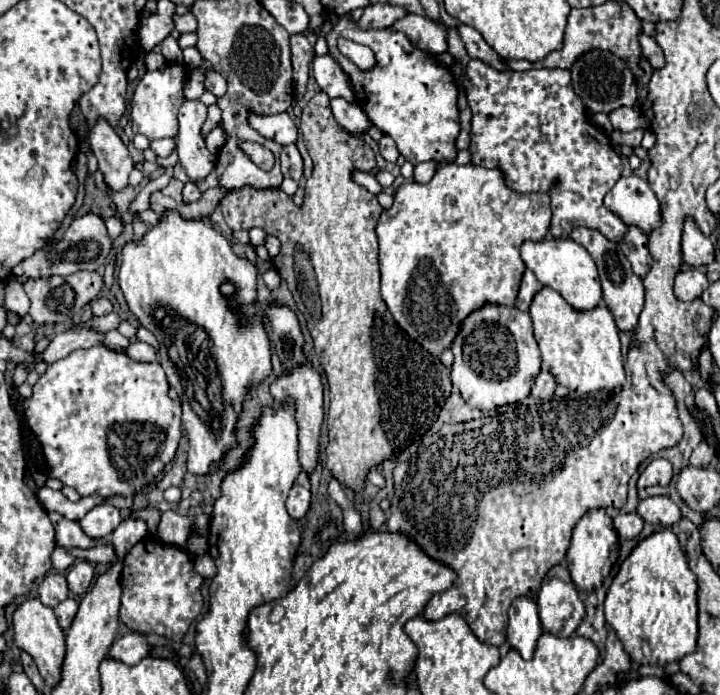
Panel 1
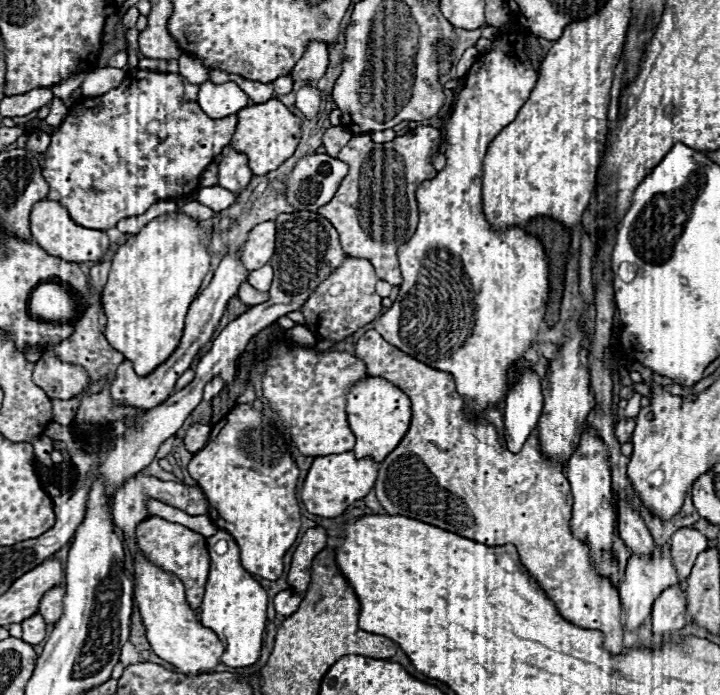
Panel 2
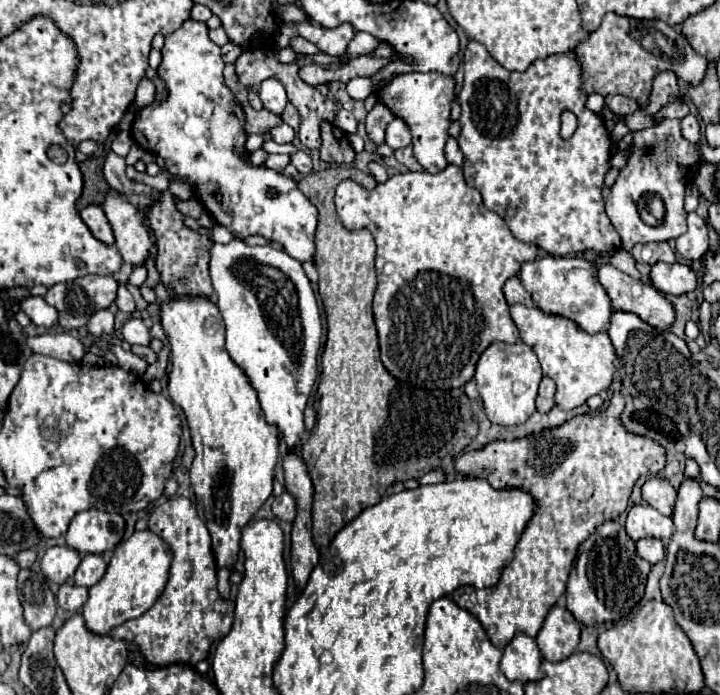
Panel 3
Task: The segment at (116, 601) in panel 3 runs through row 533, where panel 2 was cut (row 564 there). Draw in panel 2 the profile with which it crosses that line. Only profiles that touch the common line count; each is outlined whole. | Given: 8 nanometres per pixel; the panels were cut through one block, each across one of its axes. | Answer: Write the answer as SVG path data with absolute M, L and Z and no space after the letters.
M140 550L136 552L134 560L134 600L146 626L146 638L162 660L174 664L182 674L188 676L208 674L220 664L224 646L212 630L200 626L194 610L184 598L182 582L174 574L154 566Z

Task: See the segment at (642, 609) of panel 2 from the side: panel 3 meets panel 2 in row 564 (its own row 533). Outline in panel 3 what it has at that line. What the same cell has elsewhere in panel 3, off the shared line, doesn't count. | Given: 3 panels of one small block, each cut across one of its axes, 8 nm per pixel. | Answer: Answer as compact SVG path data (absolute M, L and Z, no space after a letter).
M638 504L628 510L626 532L636 542L640 538L658 538L668 542L674 534L674 522L668 516L662 516L648 504Z

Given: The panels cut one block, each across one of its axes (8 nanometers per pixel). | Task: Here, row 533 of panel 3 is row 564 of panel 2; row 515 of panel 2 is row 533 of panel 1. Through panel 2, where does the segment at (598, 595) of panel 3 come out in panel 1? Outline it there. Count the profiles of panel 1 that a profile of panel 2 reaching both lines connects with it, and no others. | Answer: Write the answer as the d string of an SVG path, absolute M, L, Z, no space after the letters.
M592 509L580 518L580 522L572 530L572 542L566 554L566 568L570 570L578 590L592 592L602 584L602 580L612 572L612 566L618 560L618 543L613 520L606 514L605 509Z

